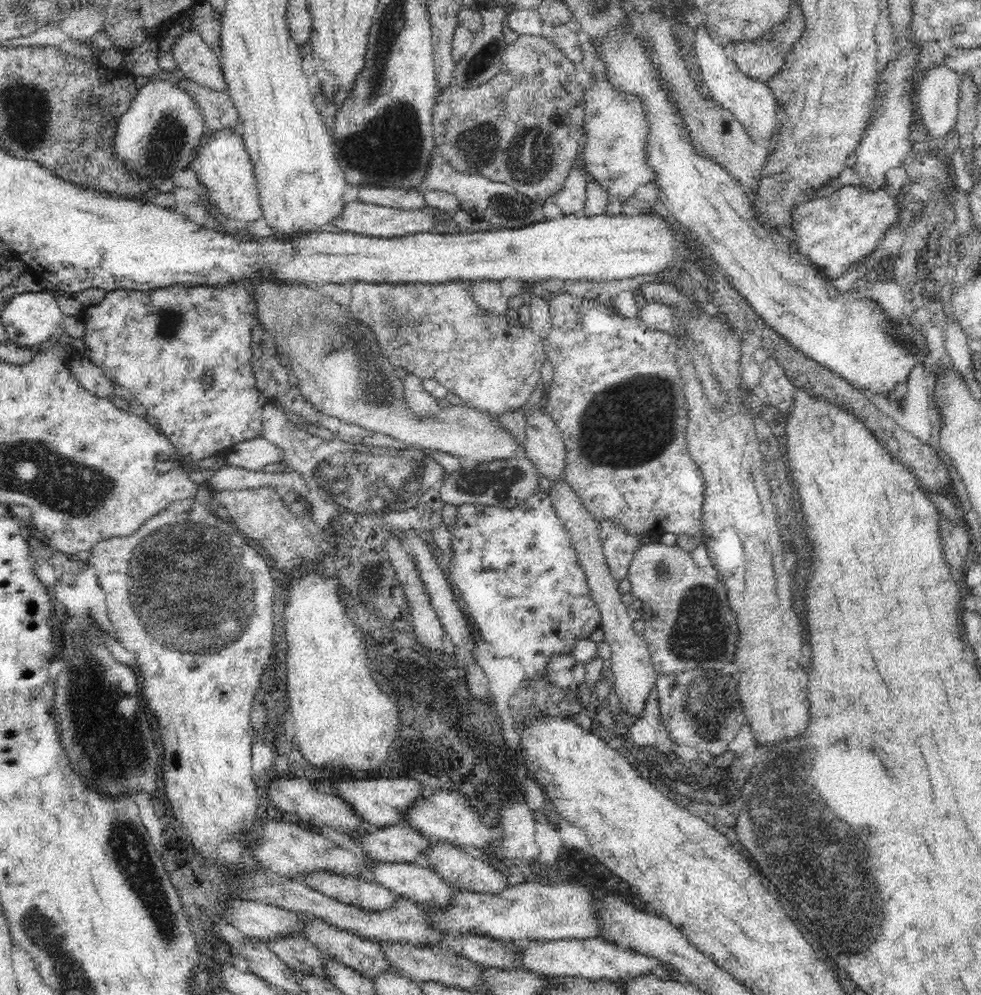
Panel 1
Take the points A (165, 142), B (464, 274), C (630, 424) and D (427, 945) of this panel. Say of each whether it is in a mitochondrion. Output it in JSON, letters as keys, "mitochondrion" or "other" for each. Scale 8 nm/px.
{"A":"mitochondrion","B":"other","C":"mitochondrion","D":"other"}

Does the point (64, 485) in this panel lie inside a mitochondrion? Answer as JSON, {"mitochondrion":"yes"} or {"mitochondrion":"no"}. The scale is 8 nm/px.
{"mitochondrion":"yes"}

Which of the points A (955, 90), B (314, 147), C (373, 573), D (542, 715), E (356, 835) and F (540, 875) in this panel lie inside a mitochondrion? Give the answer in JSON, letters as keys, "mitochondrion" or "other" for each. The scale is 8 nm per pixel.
{"A":"other","B":"other","C":"other","D":"other","E":"other","F":"other"}

